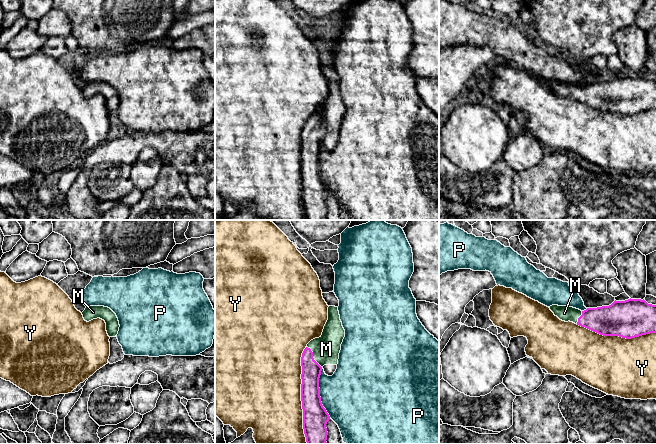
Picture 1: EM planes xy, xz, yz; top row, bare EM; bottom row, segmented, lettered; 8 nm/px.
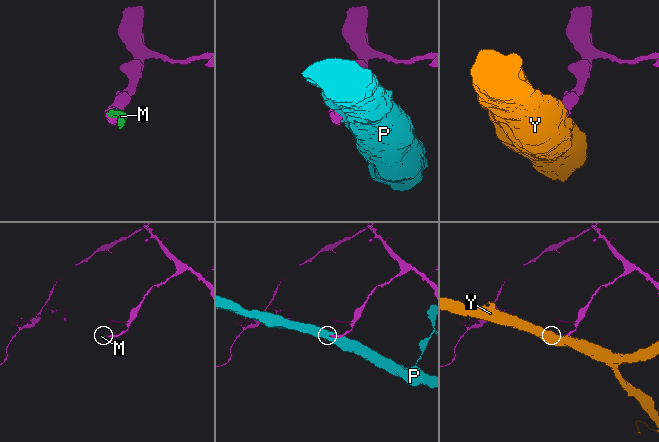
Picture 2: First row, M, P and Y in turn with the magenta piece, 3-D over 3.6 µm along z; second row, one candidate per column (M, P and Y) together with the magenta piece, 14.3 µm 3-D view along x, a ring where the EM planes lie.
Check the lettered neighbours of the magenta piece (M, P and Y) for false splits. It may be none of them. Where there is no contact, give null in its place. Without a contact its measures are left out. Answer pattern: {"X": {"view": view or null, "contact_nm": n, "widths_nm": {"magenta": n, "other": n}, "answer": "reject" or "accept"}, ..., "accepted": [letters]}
{"M": {"view": "xz", "contact_nm": 220, "widths_nm": {"magenta": 160, "other": 220}, "answer": "accept"}, "P": {"view": "xz", "contact_nm": 400, "widths_nm": {"magenta": 200, "other": 460}, "answer": "reject"}, "Y": {"view": "xz", "contact_nm": 750, "widths_nm": {"magenta": 200, "other": 500}, "answer": "reject"}, "accepted": ["M"]}

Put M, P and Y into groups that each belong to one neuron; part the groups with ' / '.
M / P / Y

